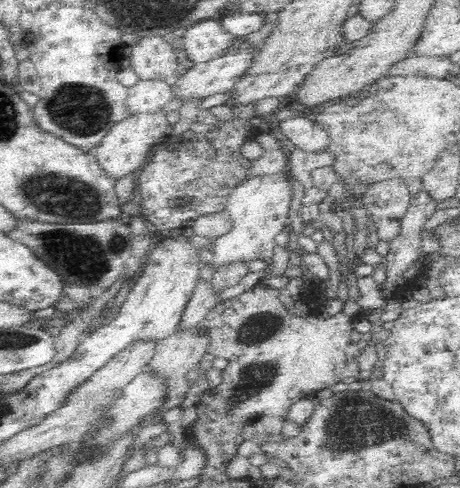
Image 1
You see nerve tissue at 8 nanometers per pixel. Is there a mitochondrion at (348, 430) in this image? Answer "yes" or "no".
yes

